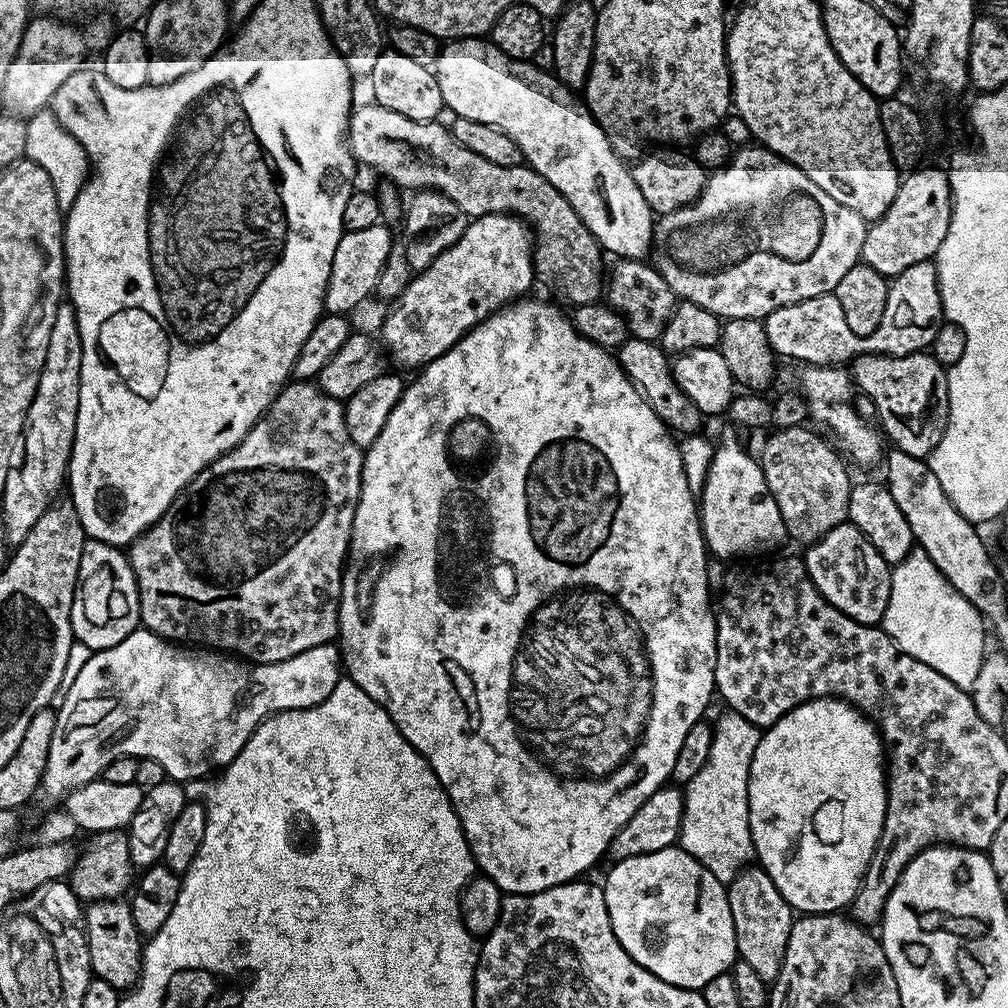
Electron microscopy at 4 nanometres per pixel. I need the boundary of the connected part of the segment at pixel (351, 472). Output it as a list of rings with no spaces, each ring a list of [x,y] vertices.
[[[289,382],[284,385],[275,402],[269,406],[260,421],[242,438],[236,448],[222,454],[210,466],[206,466],[174,502],[143,534],[127,549],[126,555],[134,570],[140,595],[140,622],[149,632],[158,634],[163,640],[187,642],[192,646],[207,646],[212,650],[223,650],[235,654],[253,664],[273,664],[302,650],[333,643],[340,630],[340,595],[344,566],[348,558],[348,547],[354,526],[354,510],[358,510],[358,498],[362,486],[362,462],[364,453],[355,444],[346,426],[345,405],[330,398],[312,382]]]

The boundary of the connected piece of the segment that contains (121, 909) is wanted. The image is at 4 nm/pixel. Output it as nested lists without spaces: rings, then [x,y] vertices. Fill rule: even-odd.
[[[127,899],[93,900],[83,909],[82,929],[88,939],[92,975],[102,982],[110,982],[118,990],[128,990],[140,978],[140,967],[144,961],[142,951],[142,934],[132,917],[132,905]]]

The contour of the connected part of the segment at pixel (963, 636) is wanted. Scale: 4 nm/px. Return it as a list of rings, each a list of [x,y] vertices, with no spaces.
[[[918,546],[913,547],[912,553],[891,569],[892,581],[890,582],[890,598],[886,605],[886,612],[882,621],[882,627],[886,635],[910,658],[918,662],[926,662],[926,666],[938,670],[942,678],[950,678],[954,686],[970,690],[978,678],[979,670],[982,668],[986,649],[984,649],[984,628],[986,632],[986,621],[980,611],[940,573],[938,566],[930,562],[926,550]]]

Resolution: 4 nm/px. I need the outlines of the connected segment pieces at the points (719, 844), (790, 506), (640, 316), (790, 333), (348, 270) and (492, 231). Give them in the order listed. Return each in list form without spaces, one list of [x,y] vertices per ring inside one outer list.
[[[724,710],[724,713],[714,720],[714,731],[706,766],[702,766],[702,770],[698,770],[698,774],[694,774],[694,778],[683,789],[684,813],[680,827],[679,847],[698,862],[702,862],[702,866],[706,866],[706,870],[710,870],[710,874],[714,874],[714,878],[718,878],[718,882],[722,882],[725,886],[731,884],[732,879],[754,860],[750,818],[748,817],[748,779],[750,778],[750,762],[754,758],[754,750],[758,746],[761,735],[761,729],[746,718],[742,718],[742,714]]]
[[[808,426],[777,428],[765,442],[764,453],[758,456],[766,486],[770,486],[774,502],[778,502],[788,535],[801,546],[815,543],[848,520],[848,503],[853,486],[844,469],[841,453],[827,439],[824,441],[819,431],[816,432],[811,432]]]
[[[617,259],[606,276],[606,304],[628,324],[635,339],[659,341],[666,322],[672,317],[678,297],[672,293],[666,278],[651,263],[644,260]]]
[[[923,260],[895,276],[890,284],[890,315],[869,336],[860,336],[847,325],[835,293],[816,295],[779,307],[766,316],[763,323],[775,355],[794,358],[811,367],[842,366],[859,354],[902,356],[924,352],[933,347],[936,335],[945,323],[936,265],[932,260]]]
[[[383,223],[366,226],[366,230],[345,232],[334,250],[334,262],[330,266],[330,278],[324,295],[325,313],[343,316],[351,314],[369,295],[375,293],[378,274],[386,266],[386,258],[394,247],[394,240]]]
[[[495,212],[469,219],[462,238],[415,273],[406,290],[391,301],[392,309],[384,316],[379,336],[387,355],[404,368],[419,369],[446,354],[475,324],[504,305],[527,297],[534,285],[533,247],[531,228],[517,216]]]

